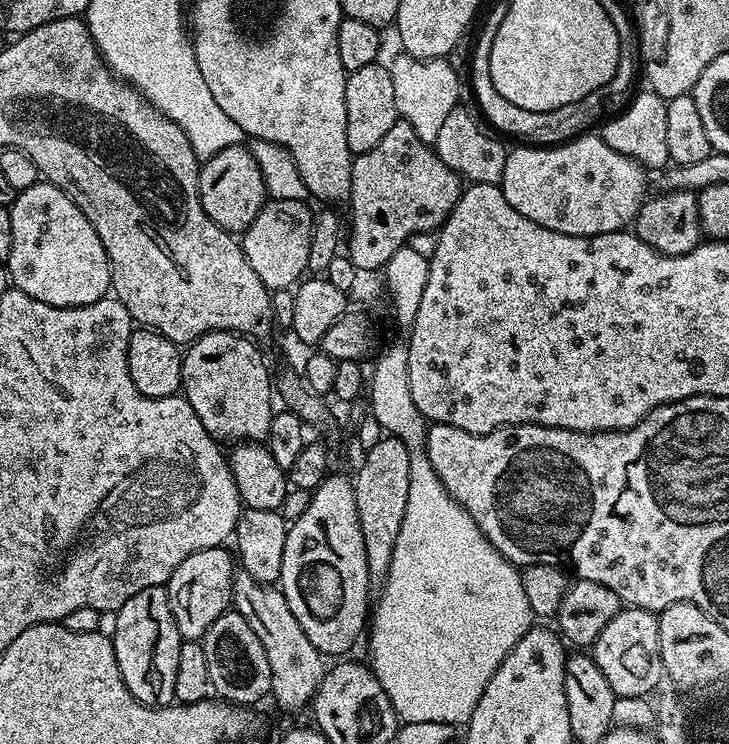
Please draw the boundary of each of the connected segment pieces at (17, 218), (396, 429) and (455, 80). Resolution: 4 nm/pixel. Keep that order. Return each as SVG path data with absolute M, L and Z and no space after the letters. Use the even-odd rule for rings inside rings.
M38 182L24 192L17 192L10 209L13 245L10 246L6 267L15 288L30 294L30 298L38 298L38 302L46 302L59 308L81 308L109 295L112 287L112 267L102 246L102 238L98 238L86 214L78 210L75 202L62 189L47 182Z
M400 342L386 349L376 360L376 366L370 370L370 381L366 386L366 400L370 407L370 415L380 423L381 429L385 433L399 436L401 442L412 451L410 454L410 494L406 497L406 518L402 518L402 530L398 530L398 542L394 544L394 558L390 560L390 570L388 580L384 587L379 589L380 601L375 601L374 613L370 622L370 631L367 633L368 652L372 655L370 667L378 682L381 683L386 692L396 715L405 724L410 722L446 722L453 726L467 725L468 720L474 714L474 706L478 706L478 698L482 698L482 690L486 690L486 682L494 678L494 670L502 666L506 654L514 650L518 638L526 634L534 627L534 617L530 610L530 602L526 602L526 590L522 590L521 569L512 561L506 559L499 550L488 541L482 534L482 530L470 518L468 511L457 502L448 492L438 474L434 474L434 466L430 466L430 458L426 451L426 441L428 439L428 428L424 415L414 406L414 398L410 398L410 370L408 369L408 346L407 343Z
M399 54L392 60L388 73L394 78L394 98L396 99L396 115L399 119L410 122L414 126L414 134L422 138L422 142L435 145L438 130L444 119L460 103L460 76L448 58L414 58L407 54Z

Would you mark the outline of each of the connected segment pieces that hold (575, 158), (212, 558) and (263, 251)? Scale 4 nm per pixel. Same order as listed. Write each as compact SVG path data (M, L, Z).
M581 134L566 144L513 147L506 158L506 170L499 185L504 189L506 202L510 202L518 214L526 214L530 222L538 222L538 226L546 226L546 230L558 230L558 234L597 236L623 232L635 221L646 199L644 176L645 169L637 160L618 154L618 150L610 150L599 135Z
M224 546L198 550L198 554L190 554L190 558L186 558L186 562L174 570L166 589L181 641L200 640L206 630L214 626L214 618L229 611L232 604L232 579L236 577L237 571L238 564L233 553Z
M269 199L262 206L258 218L254 218L242 234L246 262L250 262L250 270L262 278L269 290L291 289L308 272L314 219L313 209L308 209L308 206L302 200Z

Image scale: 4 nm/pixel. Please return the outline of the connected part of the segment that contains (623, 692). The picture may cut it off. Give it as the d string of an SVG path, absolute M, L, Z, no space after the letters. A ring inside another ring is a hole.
M624 606L618 615L610 618L606 630L602 630L602 634L598 634L590 646L590 654L594 662L598 662L598 670L606 674L606 682L610 682L610 690L614 690L618 698L651 697L651 692L659 686L660 680L665 679L658 638L659 625L657 613Z

